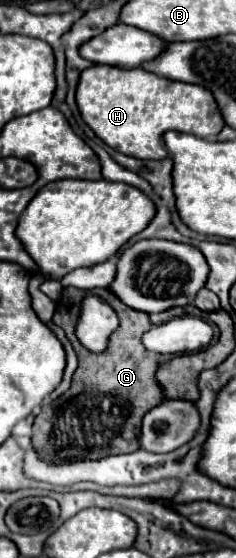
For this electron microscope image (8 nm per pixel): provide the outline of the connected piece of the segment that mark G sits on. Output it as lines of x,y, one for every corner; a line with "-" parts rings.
63,289
53,323
63,327
67,339
71,341
79,367
73,373
73,381
67,393
63,393
53,407
45,409
35,417
33,423
33,449
37,455
53,465
71,461
97,461
111,455
133,453
139,449
139,425
143,415
163,401
163,389
155,381
155,369
159,363
171,359
169,355
159,355
147,351
141,343
141,335
151,329
147,313
139,313
135,309
127,309
123,303
109,293
109,289
93,291
95,295
109,301
115,313
121,317
121,325
109,337
109,345
103,353
87,351
77,335
75,325
79,321
81,303
89,295
81,289

